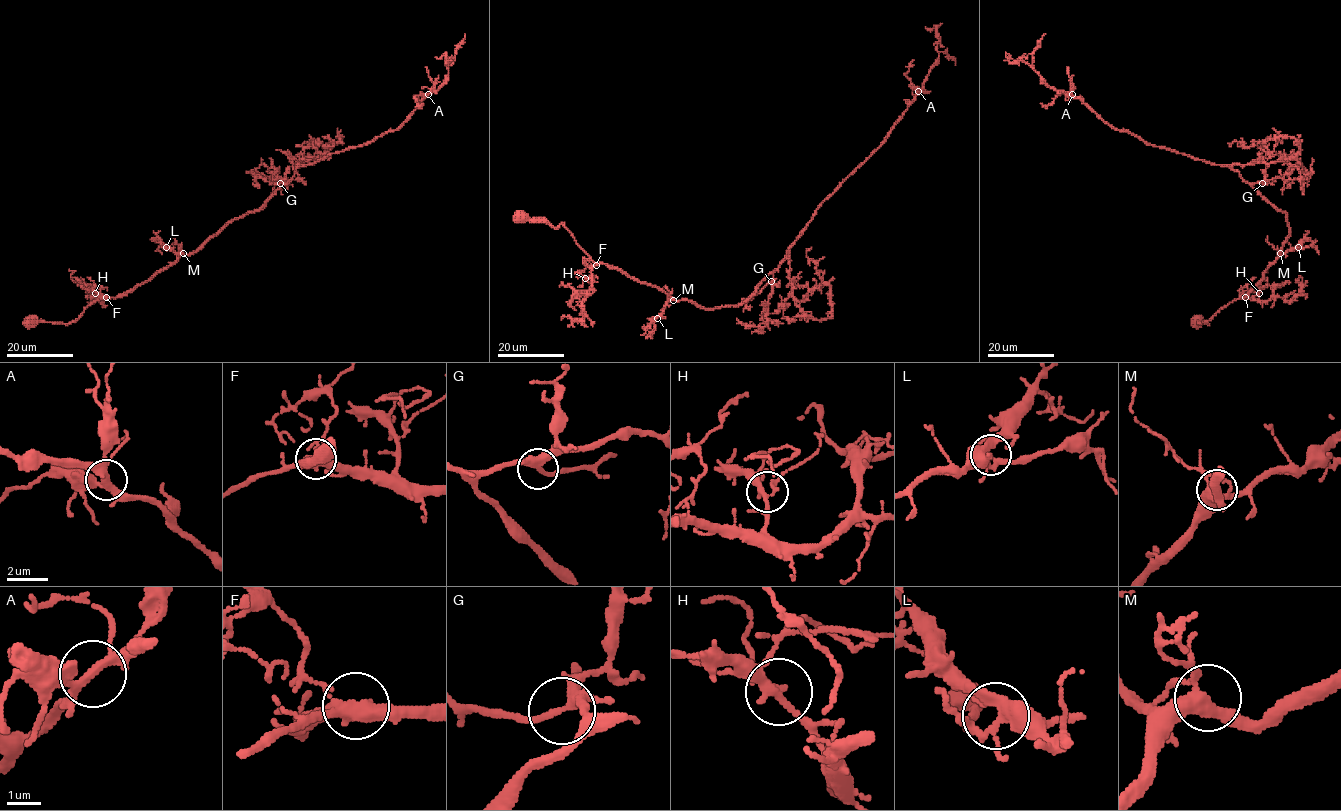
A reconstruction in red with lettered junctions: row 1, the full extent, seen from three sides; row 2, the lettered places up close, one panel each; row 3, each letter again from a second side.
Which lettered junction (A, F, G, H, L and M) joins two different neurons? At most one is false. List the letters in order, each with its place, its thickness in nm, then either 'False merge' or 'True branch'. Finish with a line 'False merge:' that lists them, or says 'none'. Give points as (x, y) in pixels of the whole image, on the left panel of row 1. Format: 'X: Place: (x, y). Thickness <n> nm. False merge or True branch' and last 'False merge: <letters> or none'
A: Place: (428, 94). Thickness 260 nm. True branch
F: Place: (106, 297). Thickness 400 nm. True branch
G: Place: (280, 183). Thickness 280 nm. True branch
H: Place: (95, 293). Thickness 220 nm. True branch
L: Place: (166, 247). Thickness 320 nm. True branch
M: Place: (183, 253). Thickness 360 nm. True branch
False merge: none

